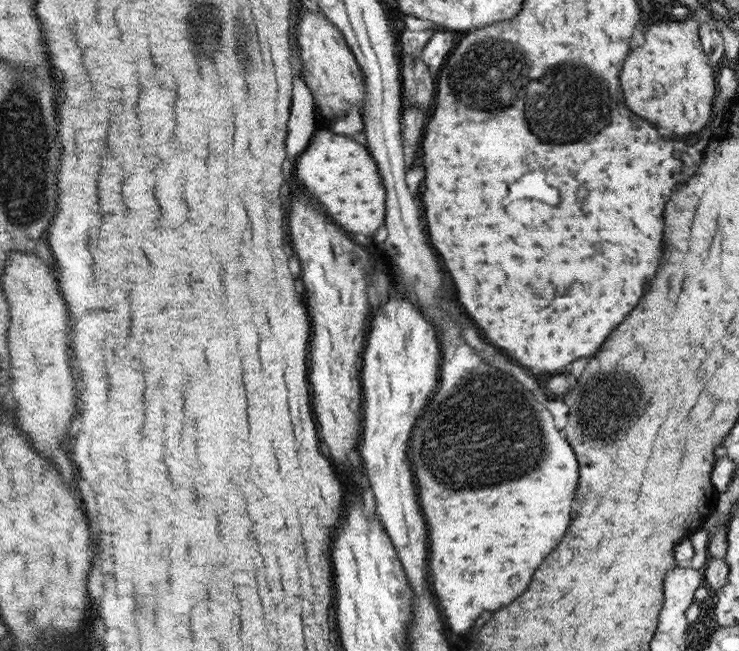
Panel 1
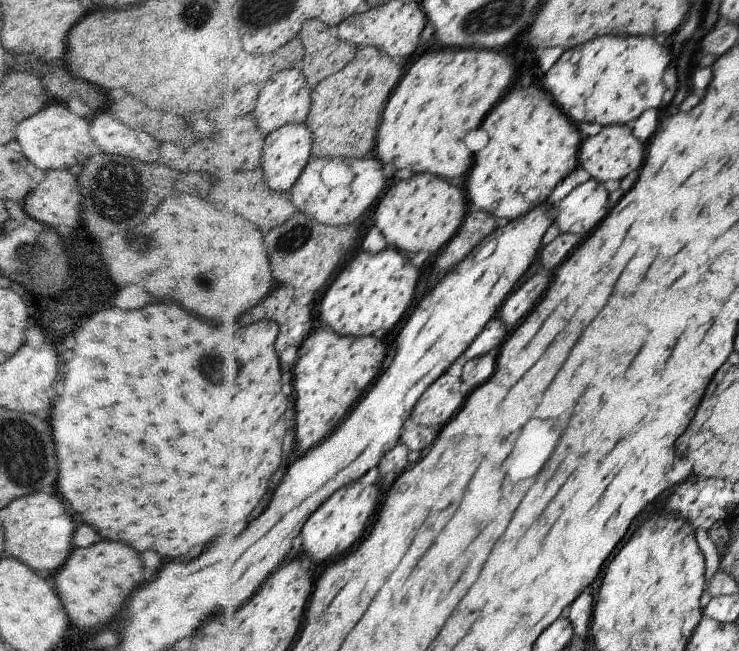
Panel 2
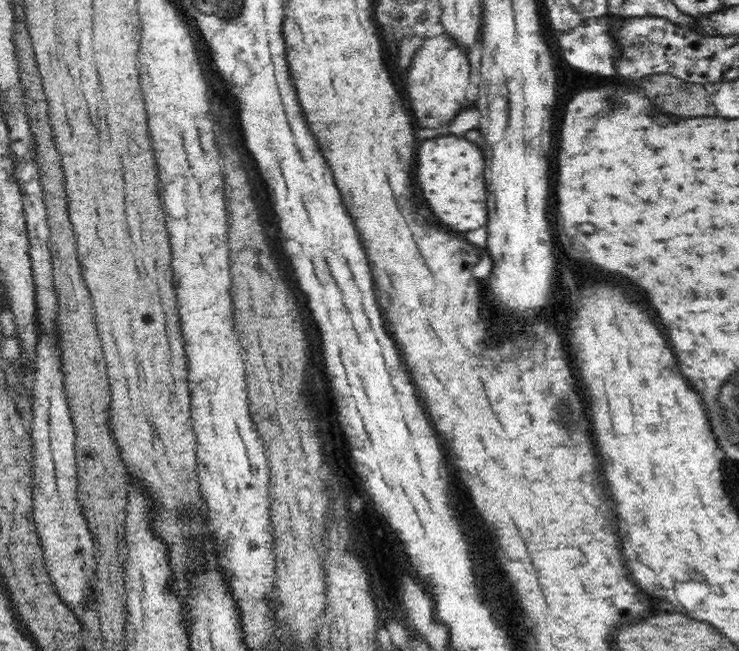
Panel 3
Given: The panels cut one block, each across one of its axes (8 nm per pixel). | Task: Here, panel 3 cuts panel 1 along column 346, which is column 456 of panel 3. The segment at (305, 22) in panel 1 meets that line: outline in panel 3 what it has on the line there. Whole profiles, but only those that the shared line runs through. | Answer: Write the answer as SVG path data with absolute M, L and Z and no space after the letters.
M443 30L429 36L415 52L406 69L406 82L402 88L408 106L412 107L416 126L438 127L448 124L467 105L466 90L472 78L472 64L468 57L470 48L460 44L455 36Z

